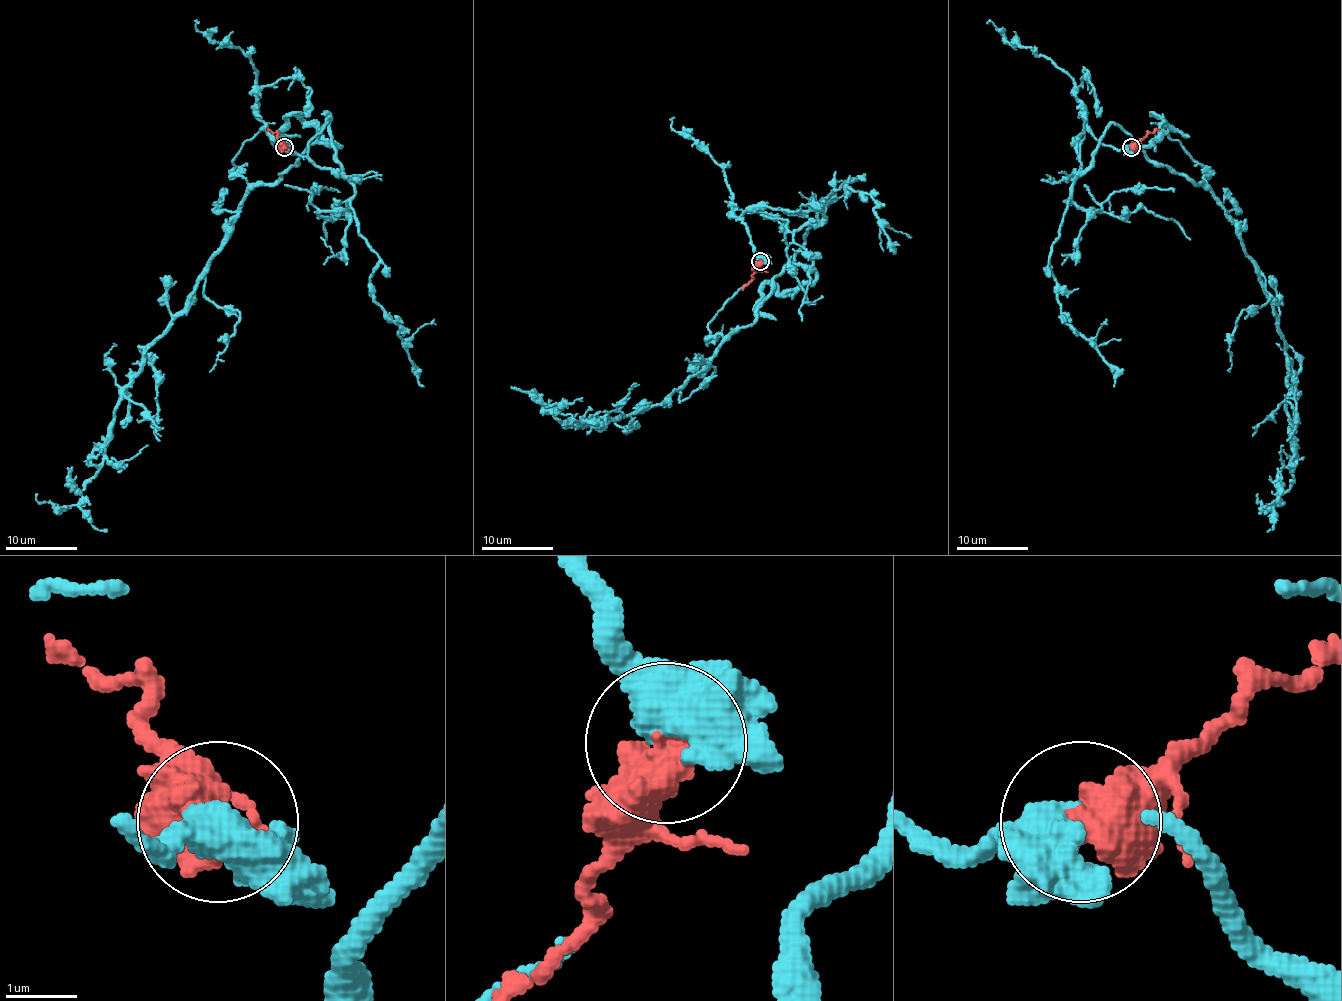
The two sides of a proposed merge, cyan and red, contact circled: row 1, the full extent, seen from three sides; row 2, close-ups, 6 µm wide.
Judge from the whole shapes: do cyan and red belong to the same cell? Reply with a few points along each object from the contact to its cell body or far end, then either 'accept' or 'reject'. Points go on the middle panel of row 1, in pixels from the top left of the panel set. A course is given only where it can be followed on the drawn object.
cyan runs (760, 261), (748, 210), (816, 212), (757, 318), (665, 401), (571, 423), (513, 389); red runs (760, 261), (751, 280), (742, 289); accept

